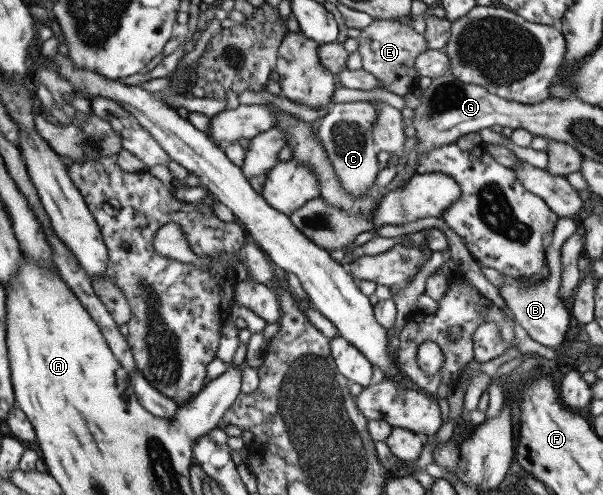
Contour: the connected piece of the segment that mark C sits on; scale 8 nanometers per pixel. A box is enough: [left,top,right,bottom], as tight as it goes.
[316,101,382,197]

